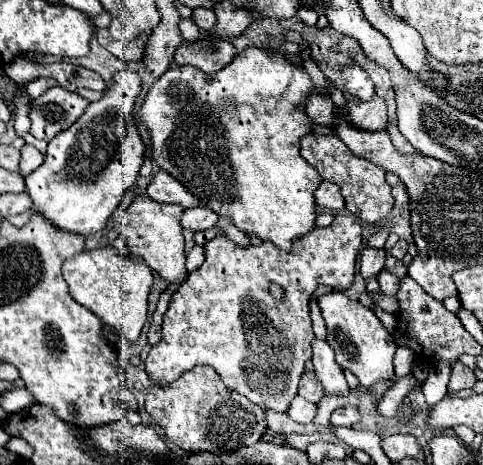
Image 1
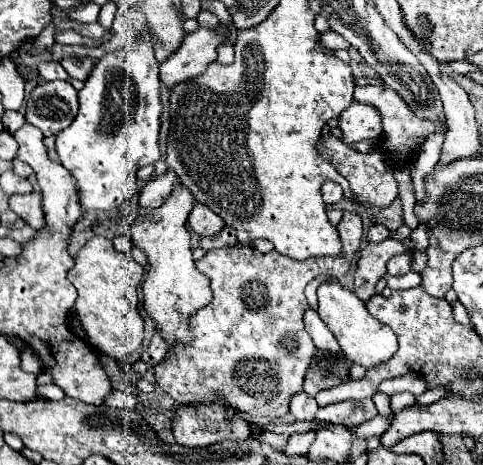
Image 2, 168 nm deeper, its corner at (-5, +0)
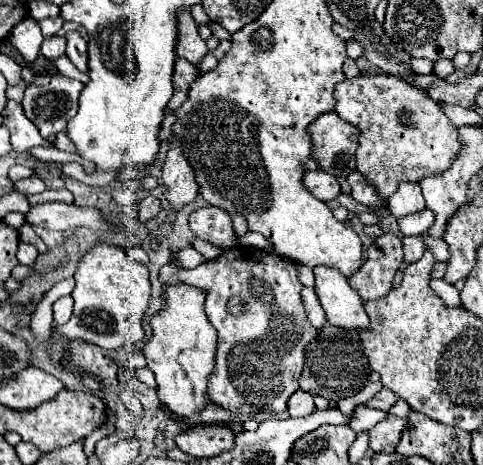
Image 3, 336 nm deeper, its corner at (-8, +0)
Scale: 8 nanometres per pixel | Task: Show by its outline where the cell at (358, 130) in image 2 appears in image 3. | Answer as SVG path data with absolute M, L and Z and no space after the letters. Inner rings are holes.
M336 111L324 113L320 115L310 127L308 127L310 135L312 135L312 157L320 163L320 169L328 171L330 175L336 177L346 177L350 171L354 171L356 167L356 149L358 149L358 137L360 131L356 131L356 127L352 127L352 123L340 119L336 115Z

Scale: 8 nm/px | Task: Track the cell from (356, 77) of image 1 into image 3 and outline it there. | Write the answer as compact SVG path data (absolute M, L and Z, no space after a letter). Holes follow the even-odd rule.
M392 75L354 77L336 85L336 113L360 129L356 167L376 187L380 197L390 197L398 183L416 183L450 167L458 153L458 131L440 111L440 105L420 89Z

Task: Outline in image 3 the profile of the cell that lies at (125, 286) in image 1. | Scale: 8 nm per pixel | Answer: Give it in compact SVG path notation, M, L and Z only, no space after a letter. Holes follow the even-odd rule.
M96 243L76 263L74 279L74 313L68 323L56 327L58 339L48 345L52 365L60 363L60 347L64 347L64 339L84 339L102 349L120 349L136 345L144 337L142 315L146 313L150 301L148 267L144 263L134 261L116 245Z

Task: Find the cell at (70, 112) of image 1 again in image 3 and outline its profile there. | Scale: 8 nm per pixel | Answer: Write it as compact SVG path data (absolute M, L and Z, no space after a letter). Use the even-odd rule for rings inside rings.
M36 75L34 83L26 87L26 93L24 93L24 99L22 99L24 115L40 129L44 139L54 141L56 133L64 131L66 123L76 115L80 91L82 91L80 81L66 79L62 75Z

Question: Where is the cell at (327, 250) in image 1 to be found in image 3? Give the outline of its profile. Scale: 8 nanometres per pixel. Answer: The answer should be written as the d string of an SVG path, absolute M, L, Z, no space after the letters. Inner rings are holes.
M236 245L224 251L220 257L212 261L204 261L202 265L194 269L176 269L172 265L164 265L160 269L160 281L164 283L164 273L174 273L178 281L186 281L188 285L200 287L206 291L206 317L218 331L218 349L216 349L216 363L214 371L208 377L208 389L206 397L208 401L220 405L222 409L228 409L236 415L240 413L286 413L286 401L292 393L300 389L298 379L300 371L304 367L304 353L308 349L308 343L316 339L316 329L306 321L304 313L304 301L300 291L304 285L298 279L298 263L294 263L288 257L280 257L276 253L268 251L256 251L252 247ZM238 297L244 305L244 311L238 315L232 315L226 311L228 299Z

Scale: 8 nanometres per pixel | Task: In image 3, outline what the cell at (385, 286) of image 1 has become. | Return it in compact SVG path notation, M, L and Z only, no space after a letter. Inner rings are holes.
M420 235L404 237L402 245L404 245L404 263L412 263L420 259L420 255L424 255L424 241Z

